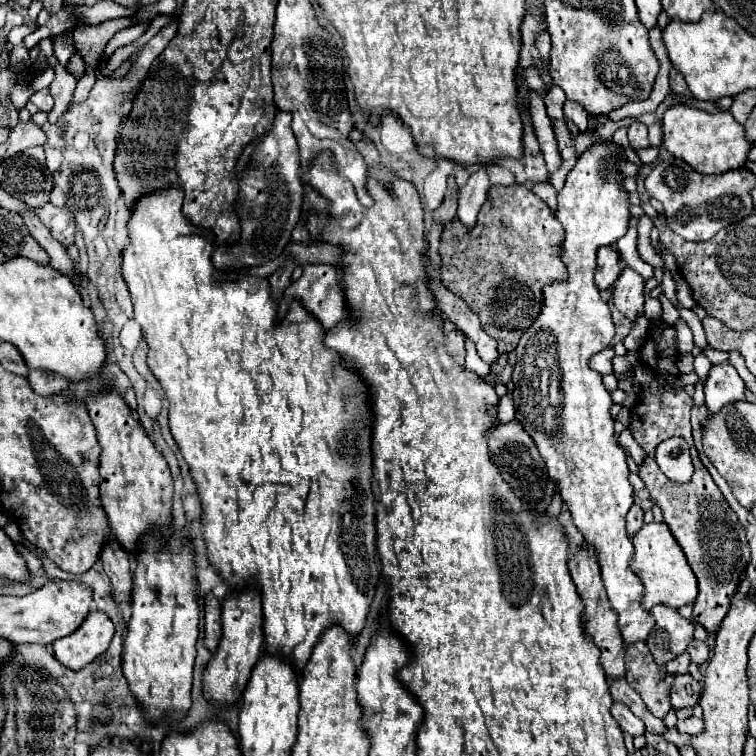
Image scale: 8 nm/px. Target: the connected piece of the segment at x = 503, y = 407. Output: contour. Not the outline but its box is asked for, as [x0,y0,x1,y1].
[495,397,515,423]

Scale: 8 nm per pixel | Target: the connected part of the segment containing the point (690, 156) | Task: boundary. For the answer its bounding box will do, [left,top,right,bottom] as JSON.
[661,105,753,173]

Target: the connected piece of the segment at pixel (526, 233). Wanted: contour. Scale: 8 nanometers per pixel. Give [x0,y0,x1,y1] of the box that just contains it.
[439,185,567,353]

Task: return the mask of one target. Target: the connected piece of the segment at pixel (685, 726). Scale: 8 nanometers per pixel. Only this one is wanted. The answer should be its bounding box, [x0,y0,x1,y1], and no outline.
[677,715,703,735]

